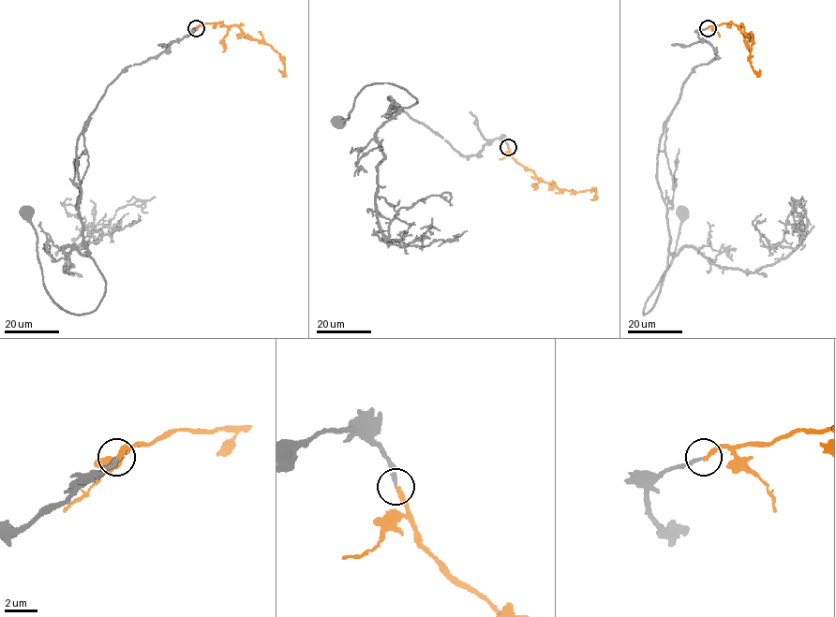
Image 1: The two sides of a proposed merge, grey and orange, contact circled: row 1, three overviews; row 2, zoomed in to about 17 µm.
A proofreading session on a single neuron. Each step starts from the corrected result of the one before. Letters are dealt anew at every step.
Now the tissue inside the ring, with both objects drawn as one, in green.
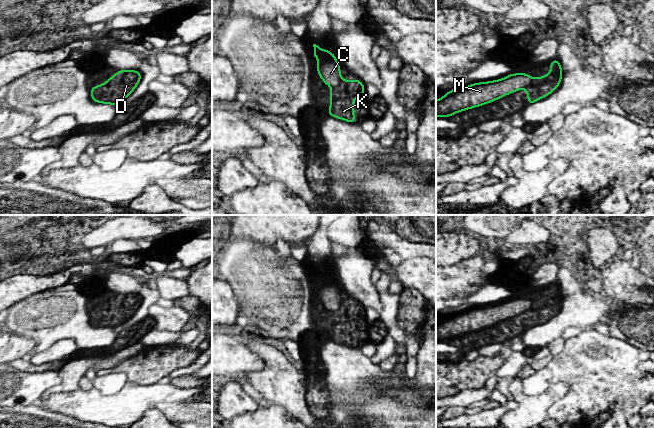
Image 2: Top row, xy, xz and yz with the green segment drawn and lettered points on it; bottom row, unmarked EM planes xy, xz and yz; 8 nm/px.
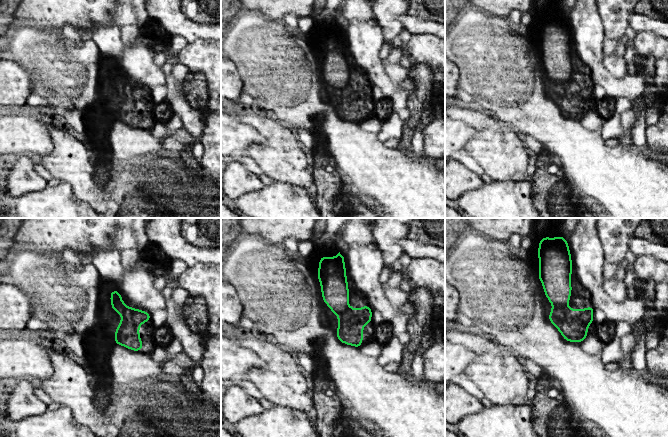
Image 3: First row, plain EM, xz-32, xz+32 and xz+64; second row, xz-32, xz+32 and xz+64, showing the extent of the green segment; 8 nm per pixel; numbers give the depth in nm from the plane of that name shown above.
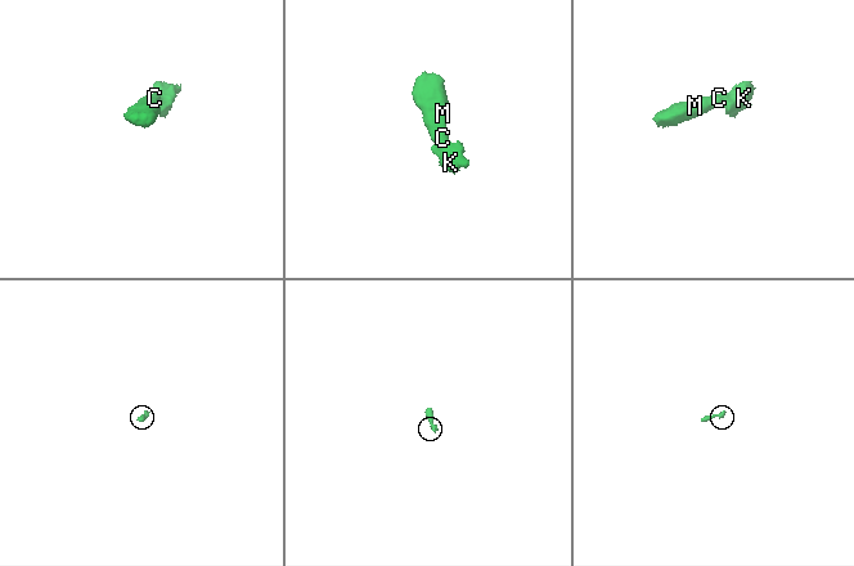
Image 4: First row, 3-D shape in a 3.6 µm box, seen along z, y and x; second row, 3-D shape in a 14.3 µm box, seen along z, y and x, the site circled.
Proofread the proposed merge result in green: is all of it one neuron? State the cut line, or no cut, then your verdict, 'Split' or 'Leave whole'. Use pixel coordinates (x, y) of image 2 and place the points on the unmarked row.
No split. Leave whole

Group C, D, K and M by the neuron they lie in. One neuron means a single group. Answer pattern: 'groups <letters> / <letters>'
groups C D K M

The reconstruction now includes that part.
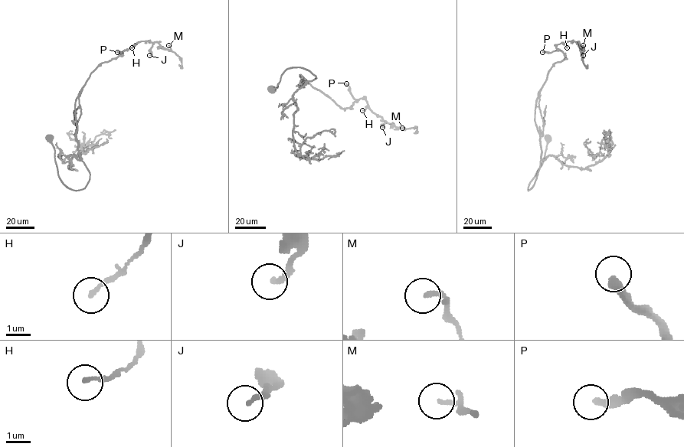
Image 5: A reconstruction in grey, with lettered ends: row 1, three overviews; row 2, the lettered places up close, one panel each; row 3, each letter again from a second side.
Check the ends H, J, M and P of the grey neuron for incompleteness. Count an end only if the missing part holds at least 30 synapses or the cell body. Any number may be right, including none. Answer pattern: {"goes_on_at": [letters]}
{"goes_on_at": ["P"]}

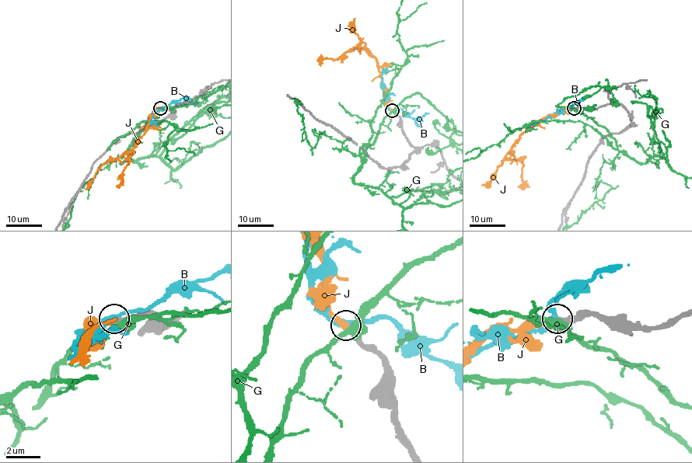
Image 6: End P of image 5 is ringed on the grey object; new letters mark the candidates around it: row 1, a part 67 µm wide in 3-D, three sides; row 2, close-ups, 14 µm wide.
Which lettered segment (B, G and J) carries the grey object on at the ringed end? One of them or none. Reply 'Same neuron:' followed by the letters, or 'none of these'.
Same neuron: J

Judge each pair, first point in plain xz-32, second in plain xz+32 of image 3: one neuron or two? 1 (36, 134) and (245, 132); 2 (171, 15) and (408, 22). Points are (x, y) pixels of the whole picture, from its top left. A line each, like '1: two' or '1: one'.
1: one
2: one

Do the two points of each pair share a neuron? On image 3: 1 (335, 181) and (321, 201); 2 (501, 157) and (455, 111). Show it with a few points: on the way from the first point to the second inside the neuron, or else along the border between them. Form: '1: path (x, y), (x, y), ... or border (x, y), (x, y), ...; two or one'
1: path (330, 186), (330, 192), (326, 196); one
2: path (495, 143), (469, 115); one

